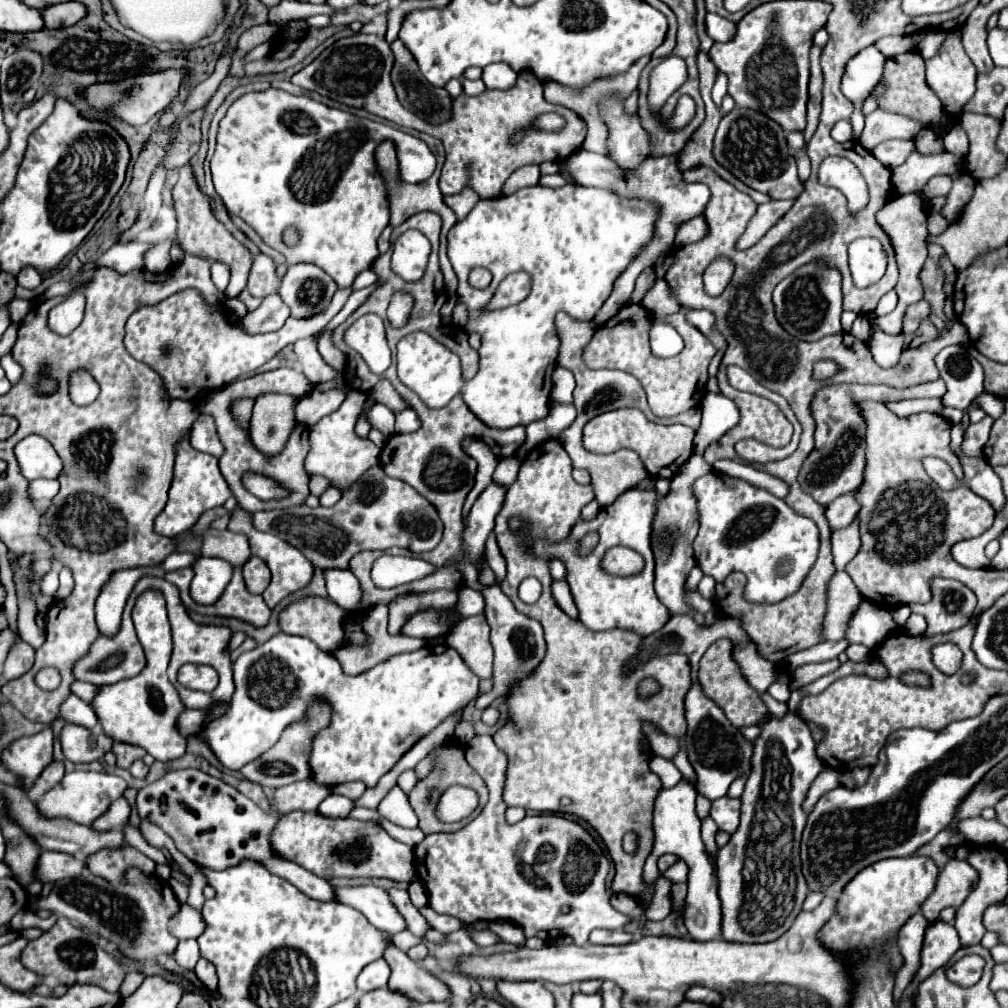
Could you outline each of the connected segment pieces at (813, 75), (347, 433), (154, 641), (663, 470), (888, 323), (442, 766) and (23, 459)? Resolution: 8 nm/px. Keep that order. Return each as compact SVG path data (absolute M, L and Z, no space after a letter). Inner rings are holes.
M812 46L810 50L810 100L808 100L808 126L804 130L806 142L814 134L820 116L820 102L822 102L822 70L820 70L820 48Z
M350 392L346 394L346 400L336 412L324 416L318 424L310 426L310 452L304 464L308 474L322 474L330 478L336 488L342 488L342 486L350 486L350 482L356 482L360 474L364 474L370 466L378 464L380 448L374 446L370 440L358 438L354 432L364 402L366 402L366 394Z
M144 592L132 610L132 620L140 644L144 646L146 666L140 674L120 680L116 684L98 686L90 706L94 708L104 732L118 742L128 742L146 748L160 762L176 760L186 752L186 738L180 736L174 728L176 716L184 710L176 688L168 682L166 668L172 654L172 636L166 616L164 598L158 592Z
M622 408L622 410L606 412L606 414L592 418L584 426L582 442L584 442L584 448L588 448L590 452L598 452L598 454L610 454L610 452L616 452L620 448L630 448L630 450L638 452L638 456L646 464L646 470L650 472L650 476L672 478L676 468L690 458L692 448L694 448L694 444L692 444L694 434L696 432L688 426L684 428L682 424L669 426L654 424L640 410Z
M916 192L916 194L904 194L892 202L888 202L884 206L882 212L876 214L878 218L878 224L882 228L886 228L886 234L890 234L892 238L892 244L894 244L894 250L896 250L896 260L898 260L898 270L900 270L900 278L898 278L898 284L896 284L896 292L898 292L898 306L894 312L886 314L886 316L880 316L876 318L876 326L870 328L870 336L868 336L868 342L872 340L872 334L874 334L874 328L880 328L882 332L890 334L890 336L898 336L902 334L902 320L904 320L904 312L908 306L920 302L924 298L924 286L922 286L922 280L920 280L920 270L926 262L926 236L928 236L928 230L926 230L926 222L928 222L928 212L926 212L926 206L928 206L928 198L922 194L922 192Z
M458 740L442 742L442 744L434 746L434 748L430 750L430 754L434 756L434 760L436 760L436 767L432 772L430 772L430 774L428 774L428 776L426 776L426 778L424 778L424 780L420 780L420 782L414 786L414 790L408 794L408 796L410 796L410 804L412 804L412 808L414 808L414 812L416 812L418 820L420 820L418 826L420 826L420 830L422 830L424 834L432 834L432 832L454 832L459 830L476 818L487 804L489 797L486 784L484 780L482 780L482 778L472 770L466 761L465 752L465 747L460 744ZM456 784L475 790L478 794L479 805L466 819L455 823L442 822L442 820L436 816L436 805L438 799L446 788Z
M26 436L14 448L22 476L32 482L36 478L58 478L62 460L48 440L42 436Z

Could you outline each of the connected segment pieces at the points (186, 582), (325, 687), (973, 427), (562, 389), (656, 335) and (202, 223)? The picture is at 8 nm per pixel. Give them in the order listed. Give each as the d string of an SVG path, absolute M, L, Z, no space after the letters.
M182 568L182 570L170 572L170 574L166 576L166 580L168 580L168 582L172 582L172 584L176 584L176 586L178 586L180 596L182 596L182 602L184 602L184 606L186 606L186 608L188 608L188 606L190 606L190 602L192 602L192 596L190 596L190 582L192 582L192 578L194 578L192 568Z
M278 632L268 642L256 646L250 652L244 652L234 662L234 684L236 692L232 696L230 710L220 720L212 720L200 734L202 742L214 752L220 764L228 770L238 770L246 762L258 758L258 754L266 752L274 742L280 738L286 724L302 718L310 698L324 696L330 700L334 710L332 724L318 734L312 750L312 776L316 782L324 786L336 786L340 782L354 782L354 780L340 780L340 778L358 778L368 788L376 786L380 776L384 776L422 736L430 734L432 728L442 724L448 716L464 708L478 696L478 682L480 678L468 670L468 666L458 658L458 652L446 644L430 644L422 650L396 654L386 662L380 662L370 670L358 676L344 676L340 662L334 654L322 652L310 638L302 636L288 636Z
M986 416L982 418L978 424L970 424L962 442L962 450L966 450L966 454L970 456L982 456L982 448L988 442L990 436L990 428L992 428L992 418Z
M556 366L552 372L552 400L558 404L572 404L572 390L574 390L574 376L570 370Z
M660 320L654 322L652 332L650 332L650 346L656 356L675 356L684 348L681 336L676 334L676 330Z
M190 166L180 168L180 178L172 190L172 202L174 202L174 212L176 212L176 236L178 236L178 246L194 256L200 258L210 258L210 260L220 260L230 268L229 284L224 291L225 298L236 298L244 288L246 288L246 278L250 272L252 264L252 254L212 216L210 204L206 194L196 186L196 180L192 176Z

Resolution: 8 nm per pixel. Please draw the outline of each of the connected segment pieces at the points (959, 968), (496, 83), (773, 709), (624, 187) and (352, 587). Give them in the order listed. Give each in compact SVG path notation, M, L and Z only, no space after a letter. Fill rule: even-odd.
M964 956L962 960L952 965L952 968L947 969L946 976L950 982L962 988L970 988L980 980L982 968L984 968L984 960L980 956Z
M502 62L486 66L482 72L482 80L490 90L508 90L510 86L516 84L516 78L518 74L514 74L514 70L510 70L510 66Z
M762 692L760 698L762 698L762 702L766 704L769 713L772 714L772 716L776 716L776 718L782 718L789 710L787 704L776 701L768 692Z
M578 150L566 160L566 166L568 166L570 174L574 176L576 184L580 184L580 186L604 188L604 190L610 190L610 192L614 192L614 194L618 194L622 198L640 198L640 200L658 204L658 216L656 216L656 222L654 222L654 234L652 234L650 242L640 250L640 254L634 256L630 266L616 278L612 294L608 296L608 300L602 304L602 308L594 316L594 322L598 326L602 326L622 306L626 306L626 302L630 300L630 296L634 292L636 278L642 274L642 270L654 266L658 256L674 246L674 234L676 234L678 224L702 214L702 210L704 210L704 206L706 206L706 202L710 198L710 192L706 190L706 186L682 182L682 174L678 172L676 164L678 164L676 154L672 154L672 156L662 156L662 158L648 158L646 162L642 162L634 170L620 170L618 164L612 162L608 156L594 154L594 152L588 152L588 150Z
M330 568L330 570L324 570L324 578L326 578L328 596L332 598L332 602L336 602L338 606L348 608L348 610L358 608L362 590L360 590L356 576L350 570Z

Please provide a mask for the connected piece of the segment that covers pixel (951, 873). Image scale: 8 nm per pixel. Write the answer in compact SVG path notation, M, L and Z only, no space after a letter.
M952 858L940 870L938 880L936 880L936 888L922 904L920 914L928 922L938 920L940 910L944 910L948 906L958 908L966 900L970 890L976 886L976 882L978 882L978 872L968 862Z

